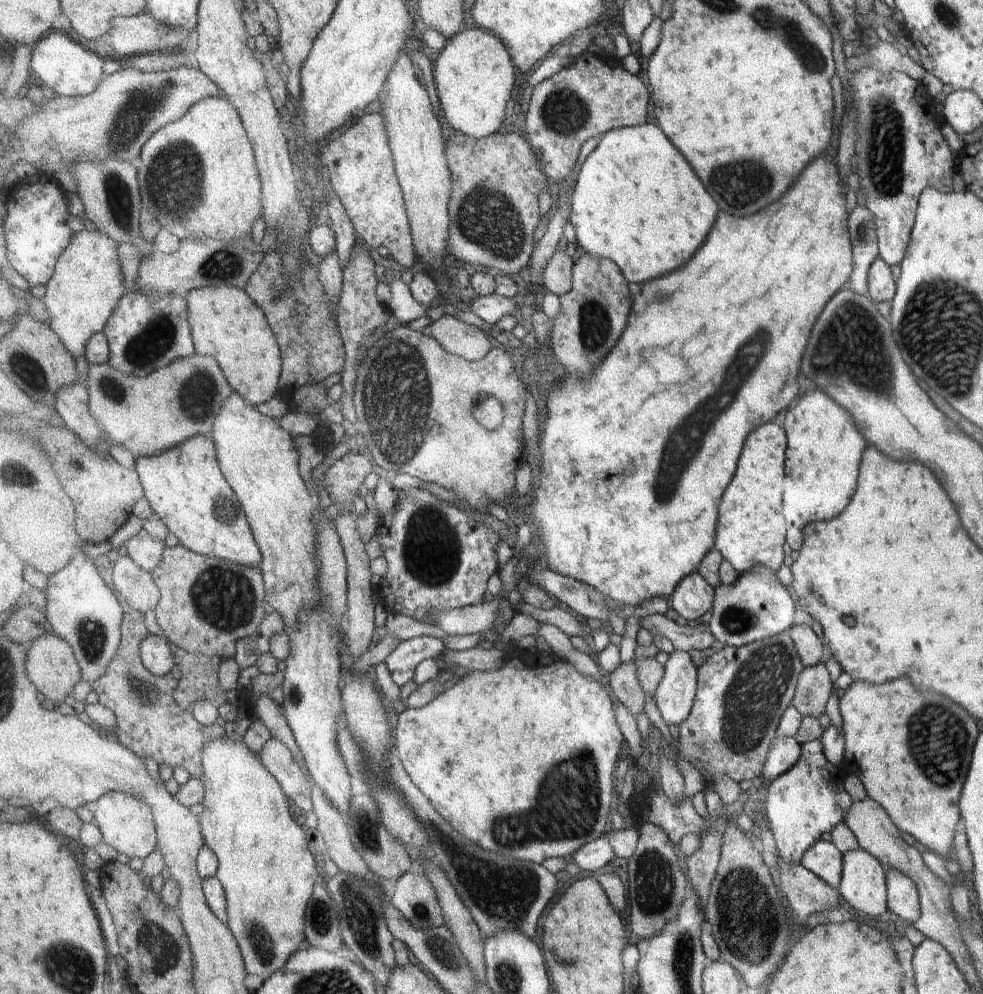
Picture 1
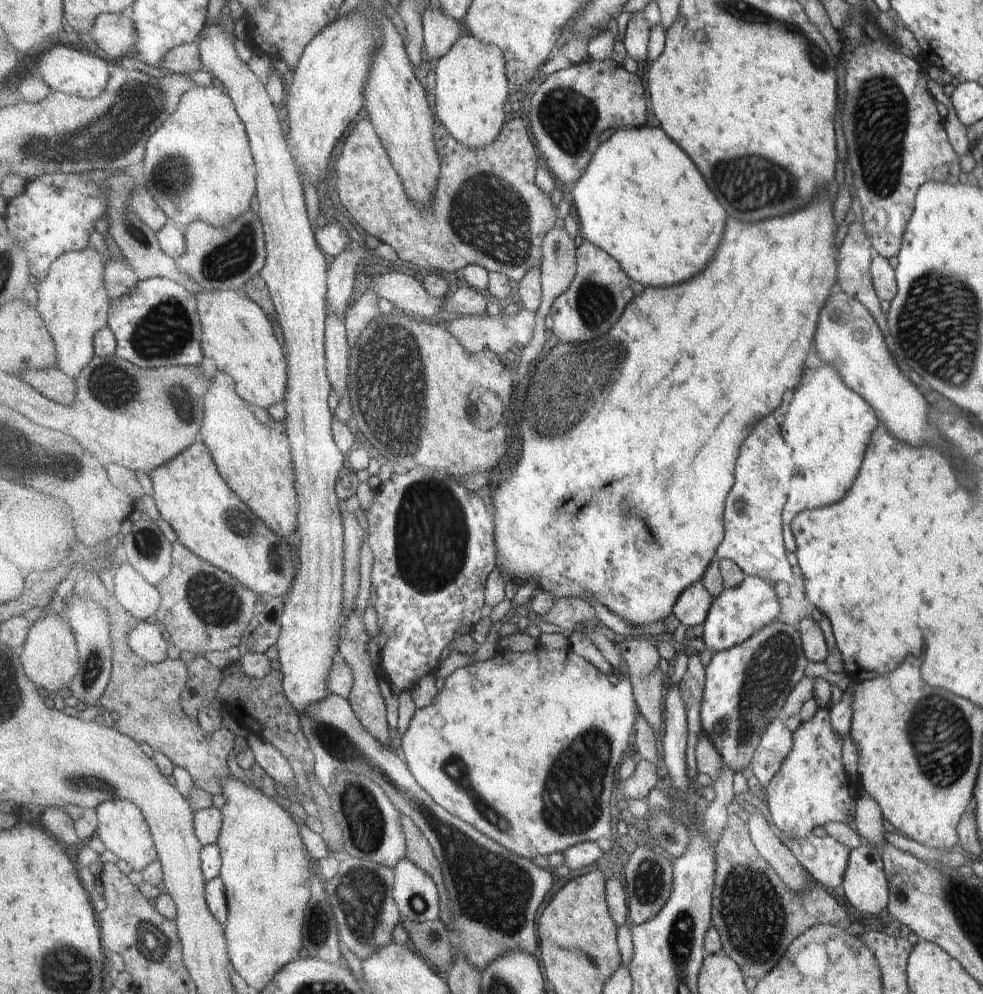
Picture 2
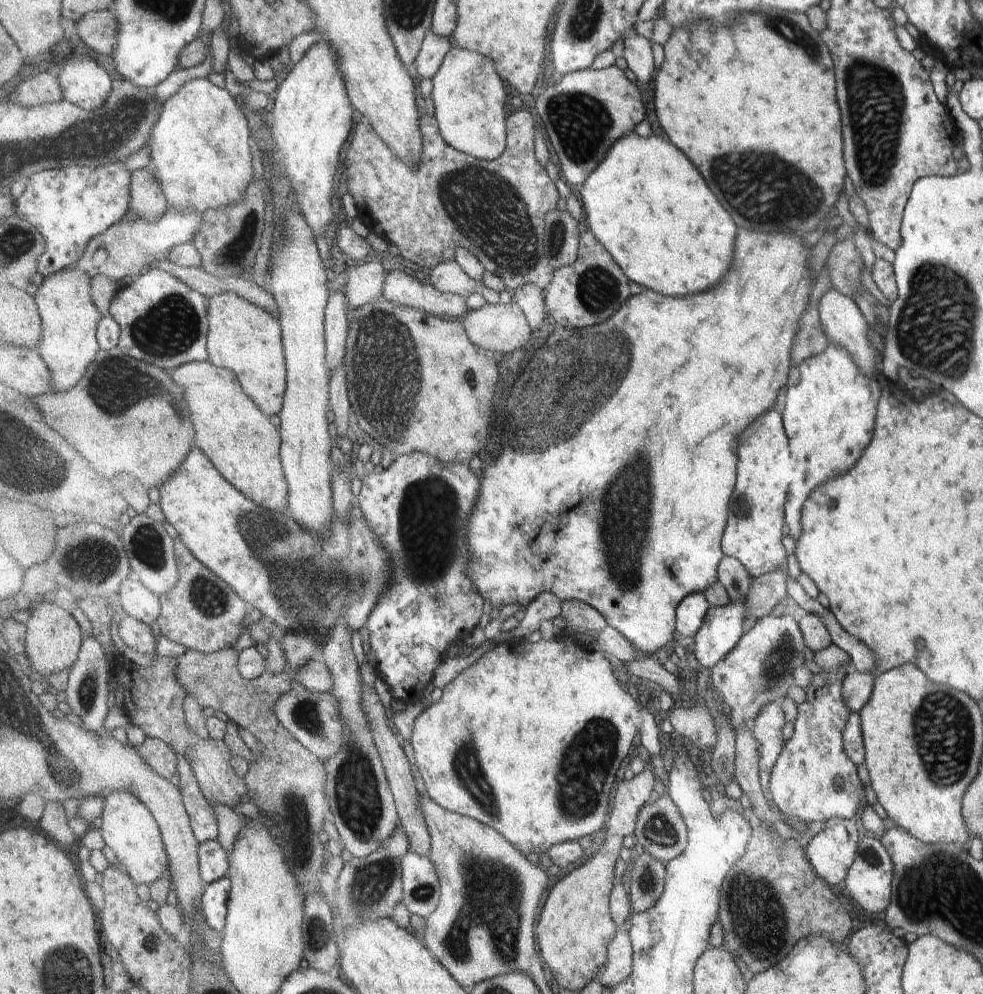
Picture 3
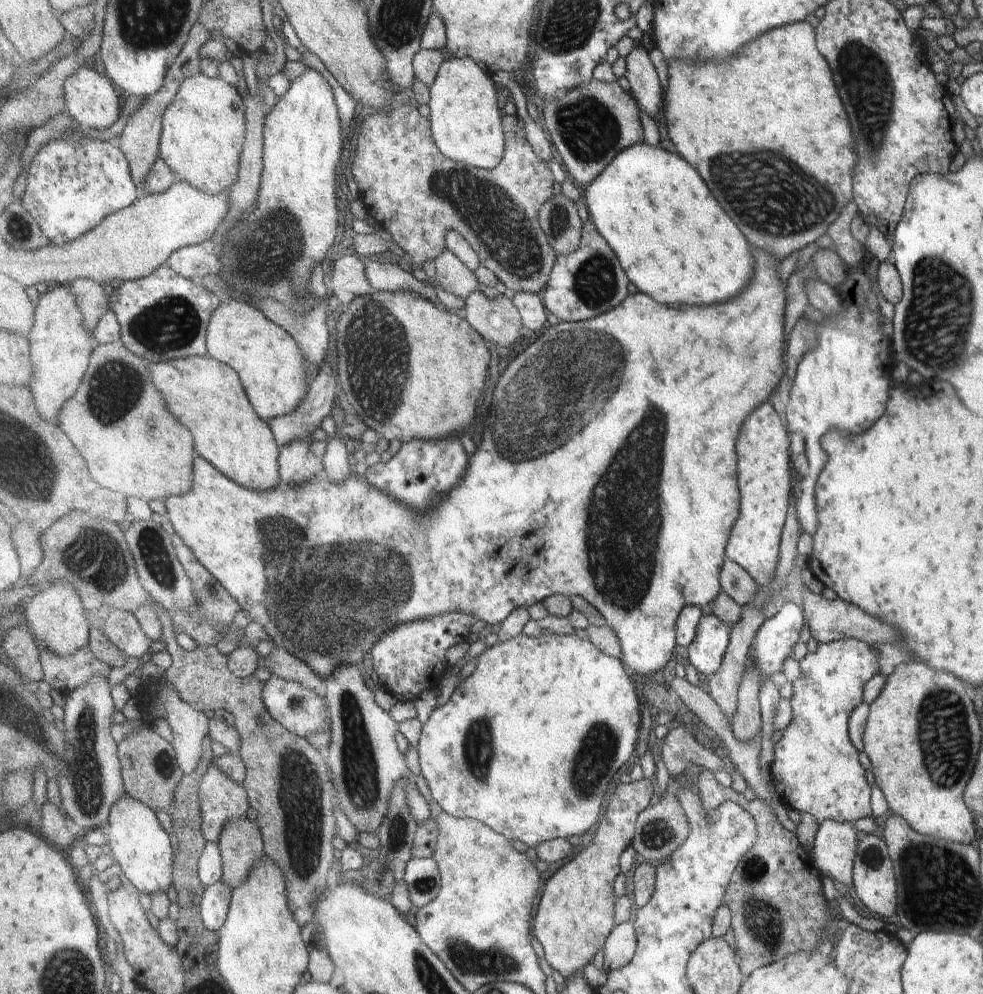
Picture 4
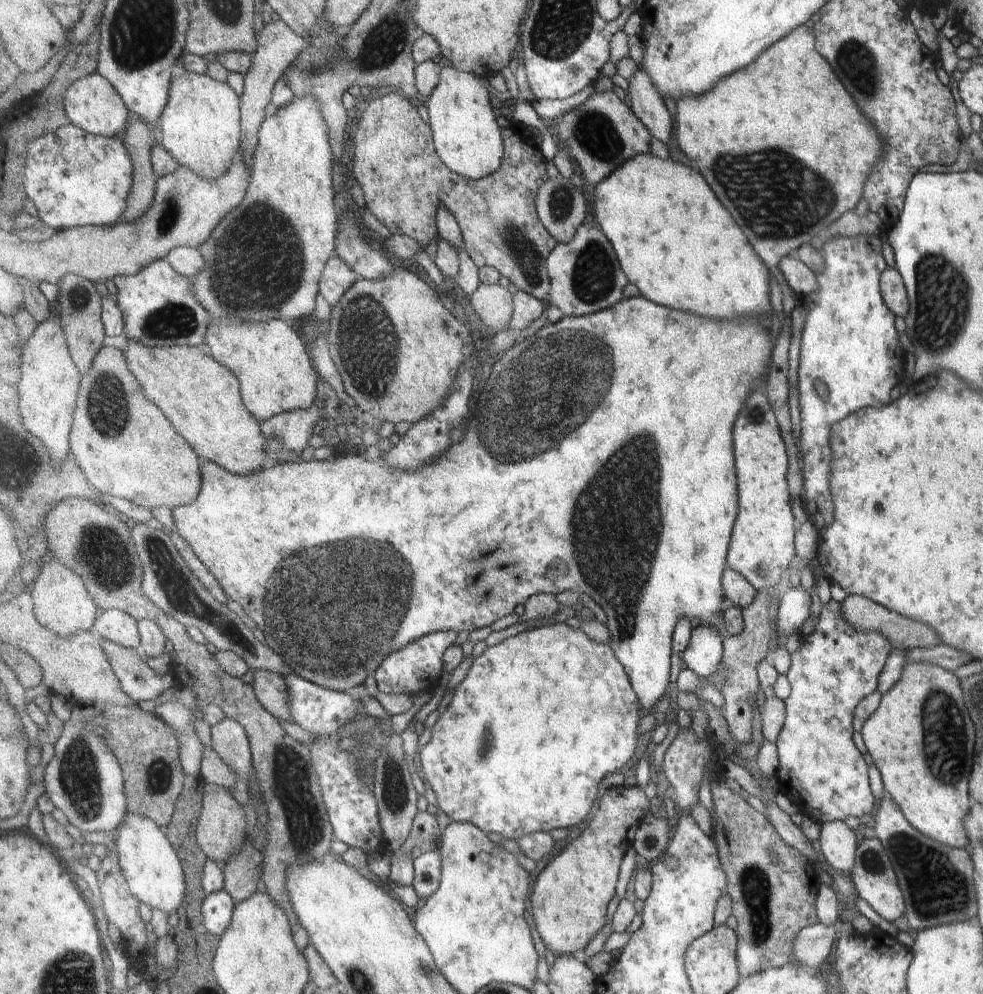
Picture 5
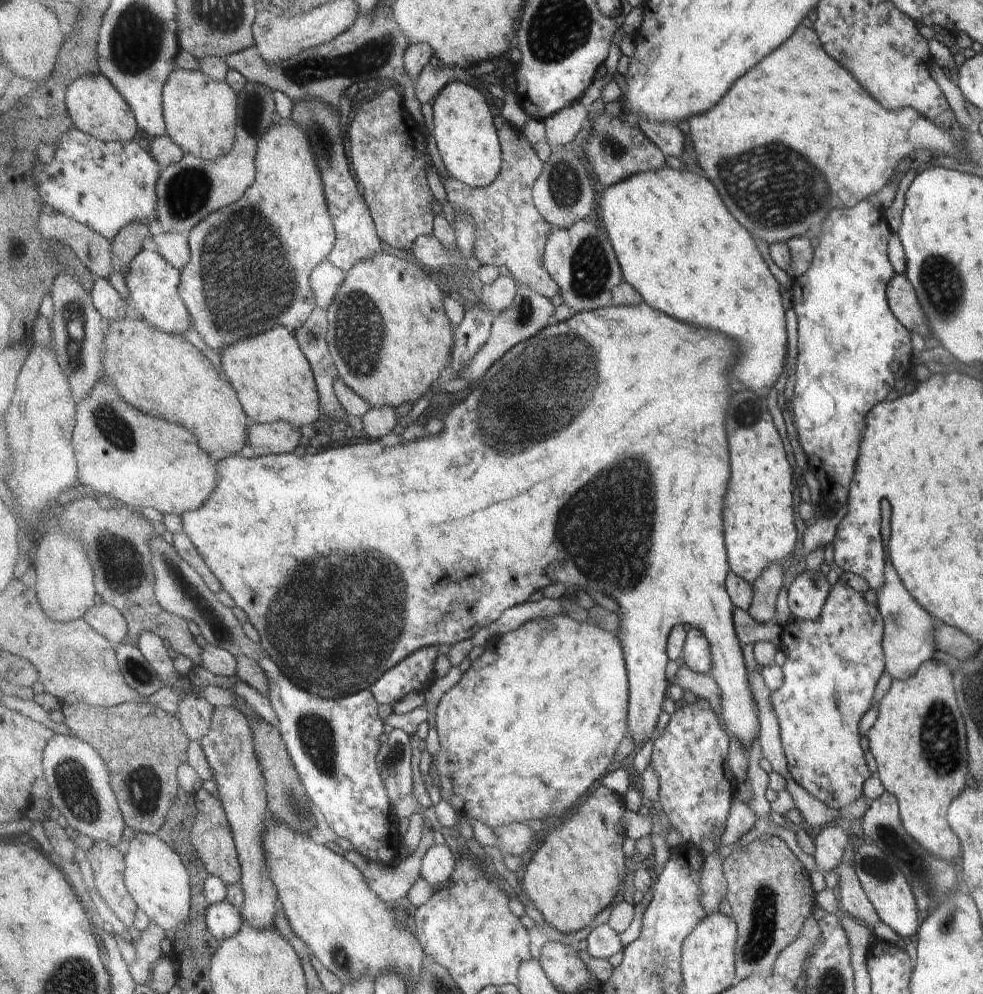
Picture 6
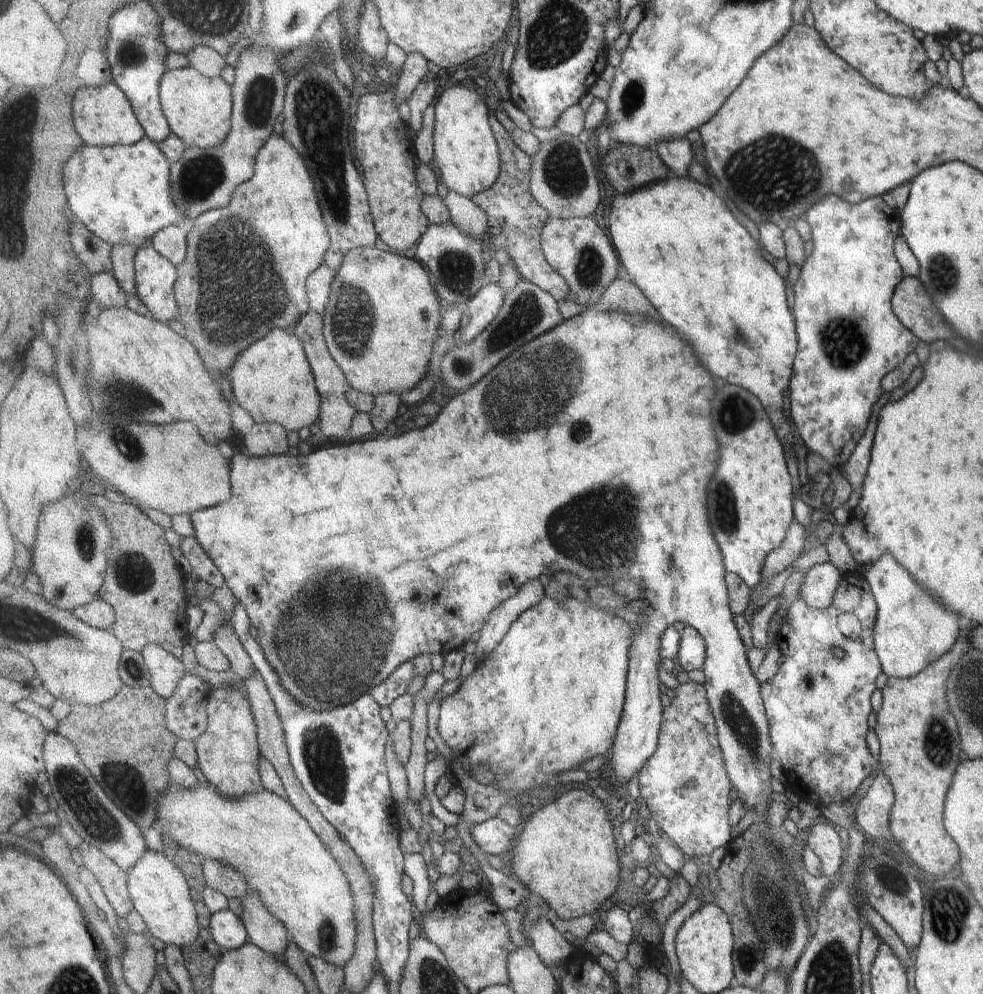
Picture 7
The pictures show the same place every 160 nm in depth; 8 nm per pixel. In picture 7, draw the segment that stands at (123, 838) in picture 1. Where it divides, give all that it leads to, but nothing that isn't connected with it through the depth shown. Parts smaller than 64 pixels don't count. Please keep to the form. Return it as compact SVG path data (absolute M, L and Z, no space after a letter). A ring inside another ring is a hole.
M147 849L128 874L128 889L137 909L147 923L149 934L164 944L175 944L180 949L189 946L199 936L199 917L190 893L186 874L164 851Z

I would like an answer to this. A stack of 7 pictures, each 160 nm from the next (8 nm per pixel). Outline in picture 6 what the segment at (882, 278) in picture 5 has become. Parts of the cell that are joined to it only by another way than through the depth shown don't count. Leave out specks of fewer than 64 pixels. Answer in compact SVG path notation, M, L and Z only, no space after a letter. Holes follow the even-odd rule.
M894 274L892 280L887 282L885 295L889 311L909 332L923 338L929 336L927 320L921 314L917 296L903 275Z

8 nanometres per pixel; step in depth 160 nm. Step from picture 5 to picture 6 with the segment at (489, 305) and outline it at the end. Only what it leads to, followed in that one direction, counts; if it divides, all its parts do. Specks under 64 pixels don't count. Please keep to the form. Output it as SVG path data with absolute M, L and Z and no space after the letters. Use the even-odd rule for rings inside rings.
M500 276L494 284L482 285L480 301L497 318L509 309L518 292L519 283L511 276Z

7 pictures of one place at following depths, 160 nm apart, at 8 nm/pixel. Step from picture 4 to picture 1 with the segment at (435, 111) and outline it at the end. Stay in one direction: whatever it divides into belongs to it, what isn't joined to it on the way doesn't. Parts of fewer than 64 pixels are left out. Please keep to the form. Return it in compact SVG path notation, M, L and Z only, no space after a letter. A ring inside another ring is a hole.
M483 27L463 29L447 40L433 65L433 77L444 118L455 130L477 140L499 132L507 116L507 104L513 96L513 88L517 86L516 66L513 66L513 61L511 53L506 46L503 46L501 39Z

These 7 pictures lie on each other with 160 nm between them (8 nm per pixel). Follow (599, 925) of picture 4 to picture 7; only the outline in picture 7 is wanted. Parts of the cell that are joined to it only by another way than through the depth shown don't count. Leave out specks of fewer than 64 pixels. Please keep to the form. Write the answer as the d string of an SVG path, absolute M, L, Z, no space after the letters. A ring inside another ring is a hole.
M571 790L551 804L537 811L523 823L513 848L512 874L517 877L536 897L541 896L554 910L559 919L573 920L600 910L601 904L613 898L621 882L621 866L617 856L617 830L613 824L616 811L609 803L589 790Z

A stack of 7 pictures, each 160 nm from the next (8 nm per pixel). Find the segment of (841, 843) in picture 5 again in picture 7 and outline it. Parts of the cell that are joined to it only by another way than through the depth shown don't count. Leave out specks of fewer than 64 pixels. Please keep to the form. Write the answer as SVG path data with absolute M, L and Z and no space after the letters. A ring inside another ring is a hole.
M816 823L809 828L805 845L819 858L819 876L835 878L843 853L841 841L837 836L837 828L829 824Z

